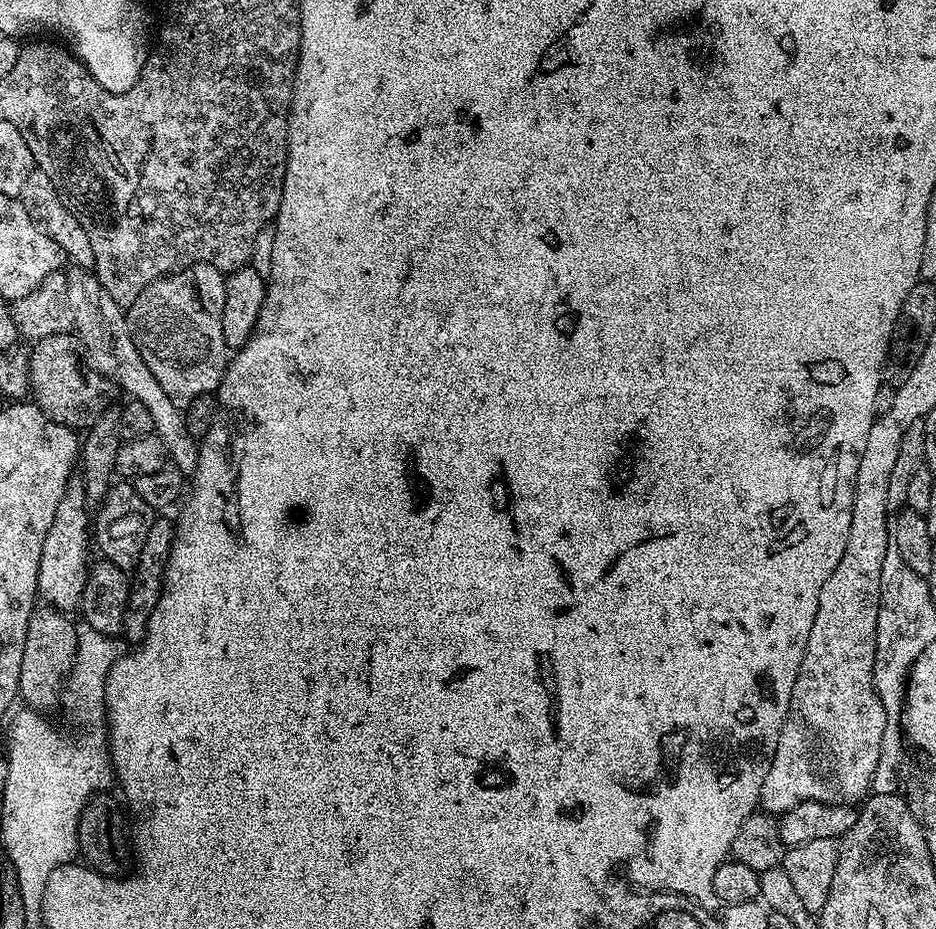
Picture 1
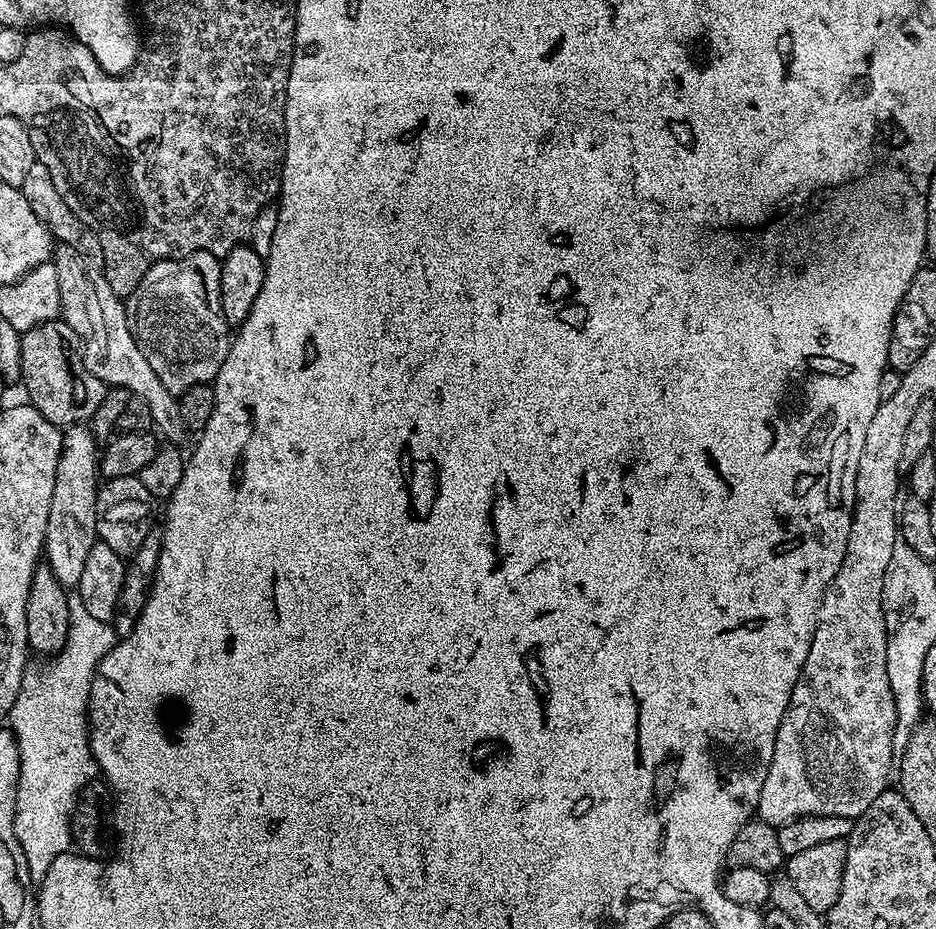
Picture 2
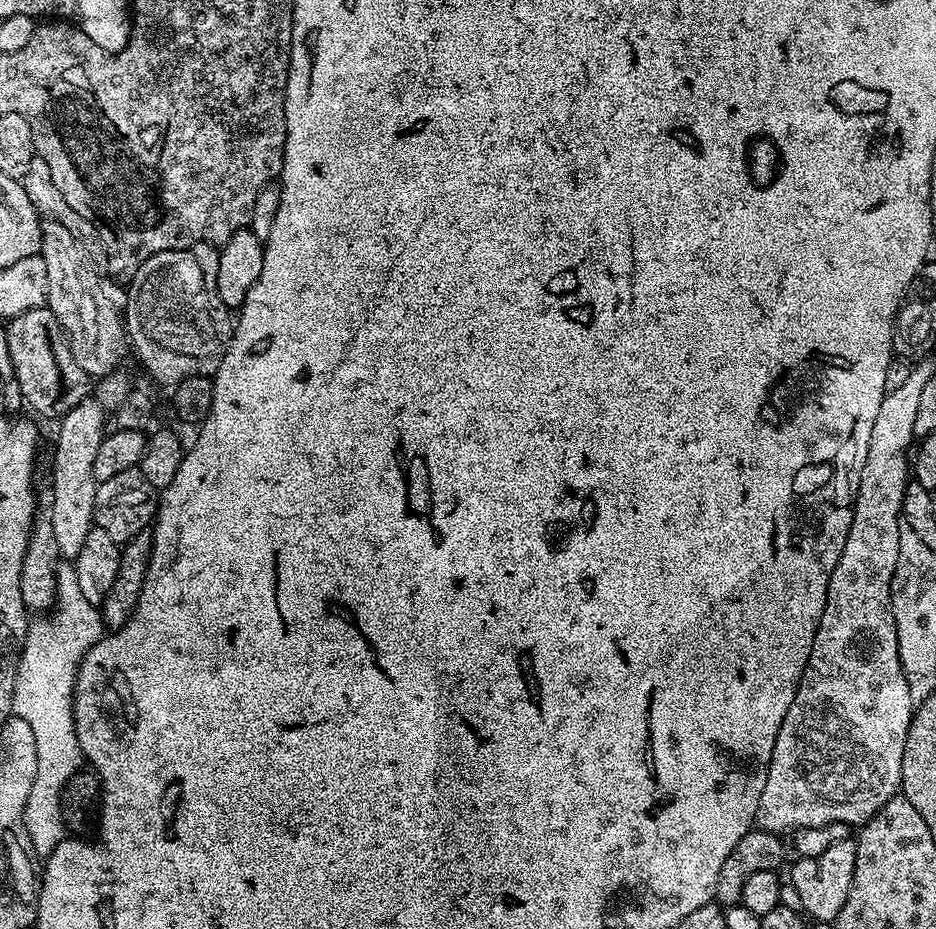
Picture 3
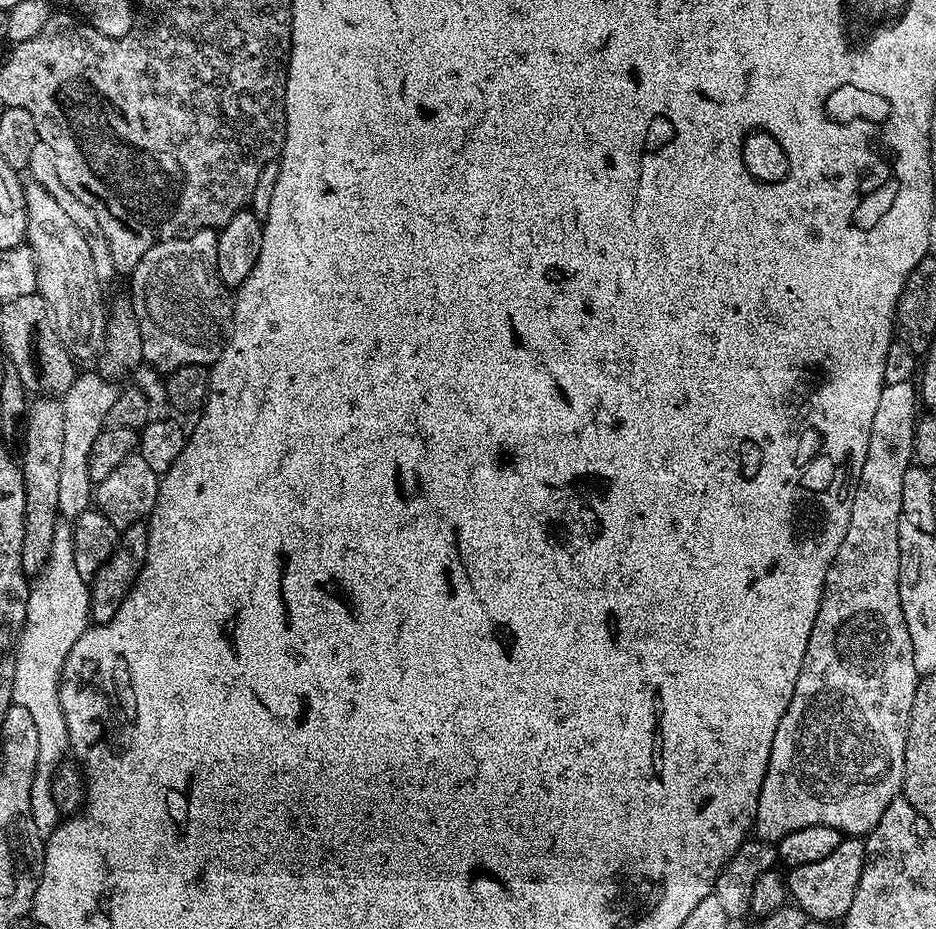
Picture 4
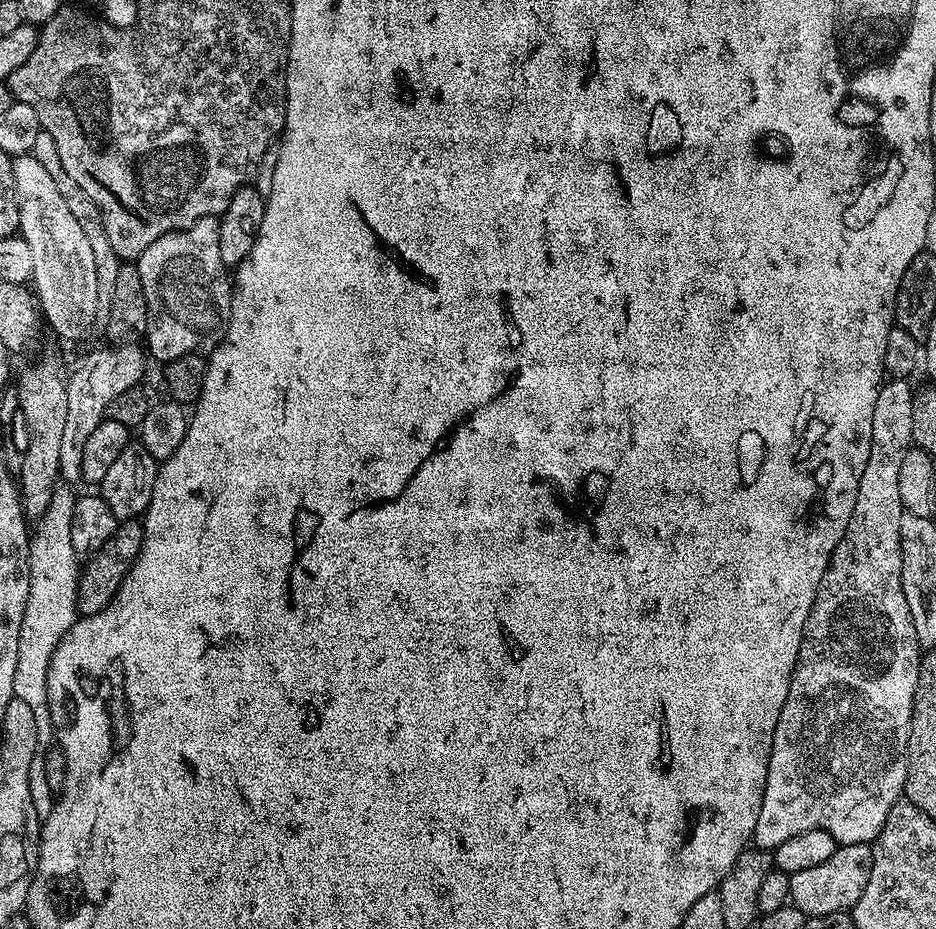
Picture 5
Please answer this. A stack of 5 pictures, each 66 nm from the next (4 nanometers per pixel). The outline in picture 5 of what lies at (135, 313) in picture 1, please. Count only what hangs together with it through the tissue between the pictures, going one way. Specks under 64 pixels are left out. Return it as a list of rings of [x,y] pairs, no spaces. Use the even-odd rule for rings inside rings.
[[[207,216],[194,222],[189,228],[166,234],[158,242],[150,242],[140,255],[136,269],[142,282],[142,294],[146,302],[146,330],[144,336],[146,352],[159,362],[167,362],[183,356],[211,353],[220,345],[228,332],[228,323],[232,313],[233,281],[230,268],[222,262],[222,250],[218,246],[219,219]]]

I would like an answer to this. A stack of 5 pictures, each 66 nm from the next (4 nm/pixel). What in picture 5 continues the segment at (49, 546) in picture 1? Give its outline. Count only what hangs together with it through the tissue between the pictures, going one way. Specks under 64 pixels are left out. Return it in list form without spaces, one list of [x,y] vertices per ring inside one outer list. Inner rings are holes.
[[[129,342],[119,346],[107,346],[101,352],[92,352],[80,364],[76,373],[67,377],[68,393],[66,394],[66,430],[62,433],[60,453],[60,475],[65,481],[80,480],[82,452],[90,434],[108,416],[108,408],[126,390],[137,387],[144,376],[146,352],[139,343]]]

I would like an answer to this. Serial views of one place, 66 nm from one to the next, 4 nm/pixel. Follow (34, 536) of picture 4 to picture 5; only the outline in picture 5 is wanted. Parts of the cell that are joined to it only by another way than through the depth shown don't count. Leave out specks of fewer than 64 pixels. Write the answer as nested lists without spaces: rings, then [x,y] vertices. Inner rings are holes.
[[[48,356],[28,368],[20,376],[18,383],[20,395],[19,415],[24,418],[28,427],[28,444],[23,445],[25,458],[22,470],[18,475],[20,504],[24,507],[24,519],[39,522],[50,510],[50,498],[54,498],[54,490],[61,483],[60,453],[62,433],[66,430],[66,394],[68,382],[66,372],[54,357]]]

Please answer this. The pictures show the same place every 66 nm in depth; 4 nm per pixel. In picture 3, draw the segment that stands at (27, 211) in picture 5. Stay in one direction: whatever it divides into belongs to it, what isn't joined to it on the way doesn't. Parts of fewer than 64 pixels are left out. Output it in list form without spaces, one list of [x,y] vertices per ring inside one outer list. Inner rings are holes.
[[[45,219],[40,229],[40,250],[38,253],[46,262],[46,280],[48,282],[48,299],[46,306],[56,315],[58,322],[64,327],[69,342],[72,344],[74,362],[86,370],[89,378],[99,378],[115,372],[125,363],[124,348],[129,347],[124,322],[119,311],[112,312],[112,304],[103,296],[104,288],[100,285],[97,265],[93,264],[87,250],[77,242],[74,234],[66,230],[56,220]]]

